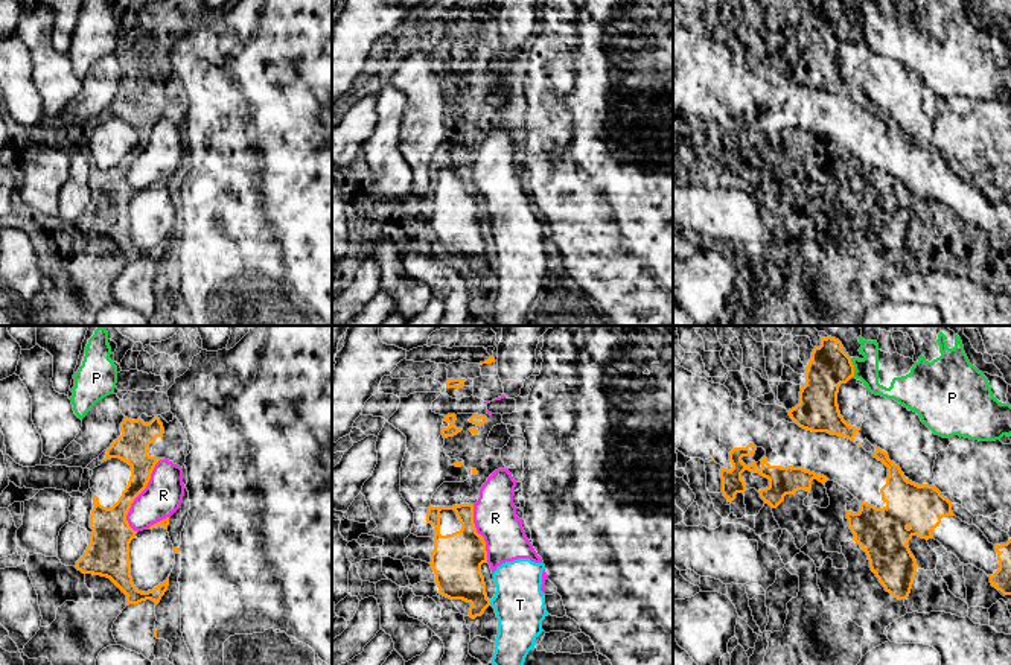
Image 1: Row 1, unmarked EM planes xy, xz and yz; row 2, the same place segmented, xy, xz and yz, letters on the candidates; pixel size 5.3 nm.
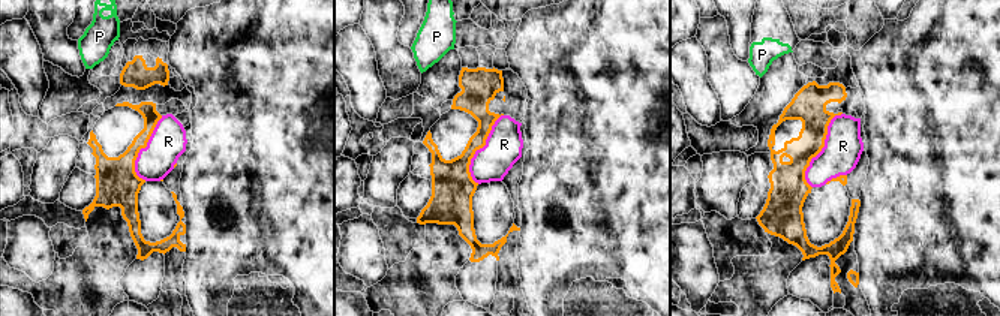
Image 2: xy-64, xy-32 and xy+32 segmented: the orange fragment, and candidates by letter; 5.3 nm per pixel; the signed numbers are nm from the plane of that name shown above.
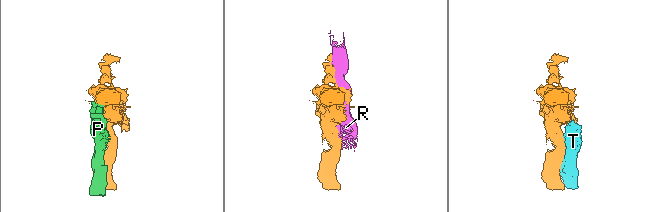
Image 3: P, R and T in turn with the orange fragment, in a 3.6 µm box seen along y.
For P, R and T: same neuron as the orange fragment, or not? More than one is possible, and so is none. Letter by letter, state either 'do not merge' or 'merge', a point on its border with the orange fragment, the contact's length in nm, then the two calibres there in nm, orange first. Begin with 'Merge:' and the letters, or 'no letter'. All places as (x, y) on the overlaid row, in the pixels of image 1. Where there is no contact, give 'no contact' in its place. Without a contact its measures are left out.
Merge: no letter
P: do not merge; meets orange in yz at (853, 367); contact 110 nm long; 220 nm thick on the orange side, 120 nm on the other
R: do not merge; meets orange in xy at (140, 492); contact 420 nm long; 190 nm thick on the orange side, 200 nm on the other
T: do not merge; meets orange in xz at (489, 603); contact 30 nm long; 240 nm thick on the orange side, 280 nm on the other

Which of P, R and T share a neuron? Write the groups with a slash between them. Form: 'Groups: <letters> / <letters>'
Groups: P / R T

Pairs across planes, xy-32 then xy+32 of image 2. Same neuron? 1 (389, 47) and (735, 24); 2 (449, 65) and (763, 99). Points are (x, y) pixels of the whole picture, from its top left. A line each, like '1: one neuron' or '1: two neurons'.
1: two neurons
2: one neuron

